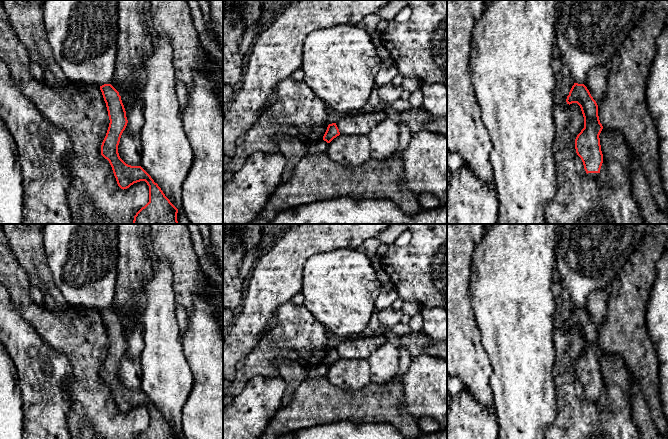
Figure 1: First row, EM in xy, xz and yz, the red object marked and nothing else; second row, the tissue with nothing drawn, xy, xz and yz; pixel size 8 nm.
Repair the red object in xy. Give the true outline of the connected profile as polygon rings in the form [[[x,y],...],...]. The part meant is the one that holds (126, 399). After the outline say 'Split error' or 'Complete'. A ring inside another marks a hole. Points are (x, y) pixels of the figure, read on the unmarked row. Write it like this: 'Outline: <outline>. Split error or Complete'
Outline: [[[111,308],[100,310],[100,314],[110,344],[101,369],[101,379],[109,385],[118,410],[124,414],[140,405],[145,405],[149,410],[149,426],[136,439],[177,439],[178,433],[151,400],[141,390],[128,389],[120,382],[118,369],[128,347],[126,335],[119,316]]]. Complete

